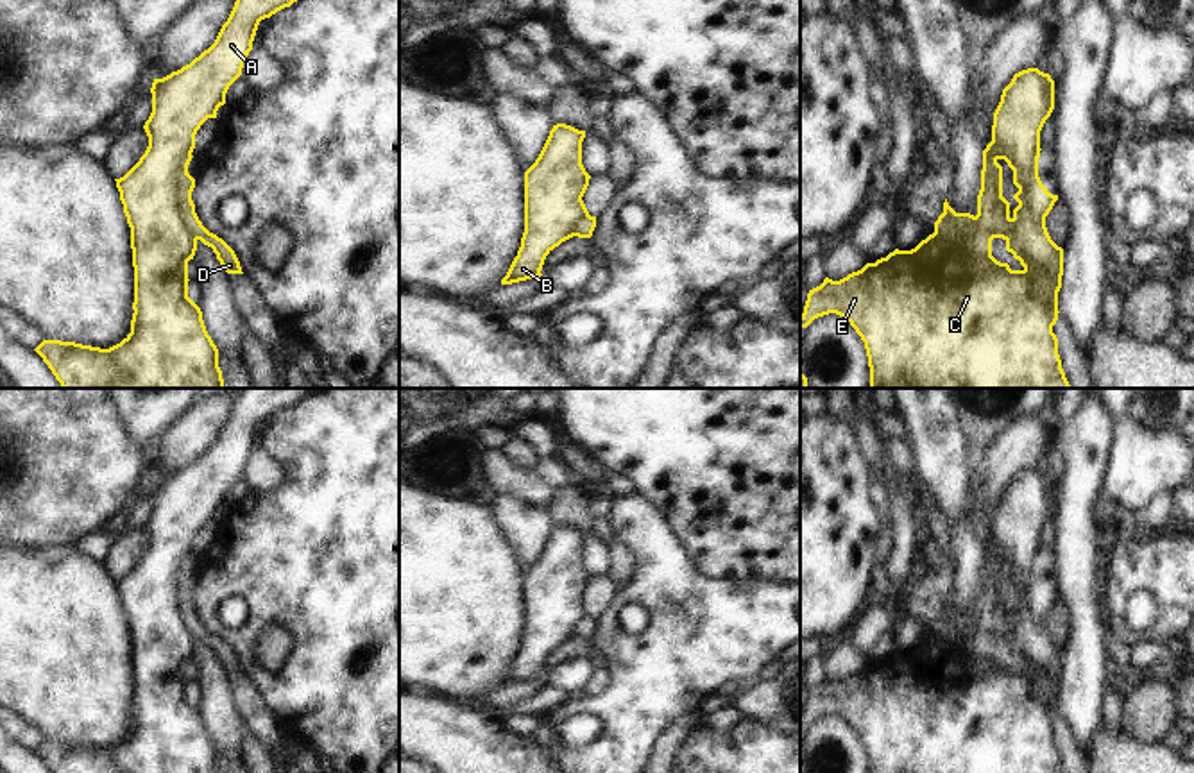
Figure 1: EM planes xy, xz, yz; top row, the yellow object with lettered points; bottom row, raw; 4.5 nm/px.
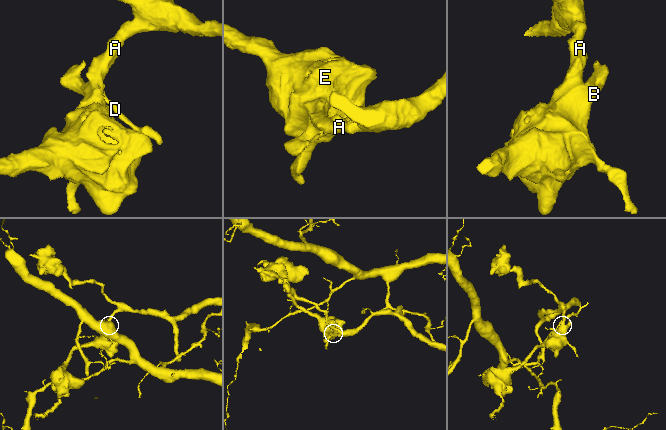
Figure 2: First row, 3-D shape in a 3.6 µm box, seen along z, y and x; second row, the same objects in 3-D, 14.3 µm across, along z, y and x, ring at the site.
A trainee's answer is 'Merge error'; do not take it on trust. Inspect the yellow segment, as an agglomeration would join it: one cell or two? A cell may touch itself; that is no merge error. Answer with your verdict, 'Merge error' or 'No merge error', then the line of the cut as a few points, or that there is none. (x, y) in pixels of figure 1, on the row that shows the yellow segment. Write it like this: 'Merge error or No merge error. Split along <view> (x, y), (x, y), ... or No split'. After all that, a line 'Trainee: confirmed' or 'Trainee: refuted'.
Merge error. Split along xy (187, 172), (181, 178), (181, 212), (197, 238).
Trainee: confirmed

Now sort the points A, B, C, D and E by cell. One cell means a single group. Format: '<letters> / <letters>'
A B C E / D

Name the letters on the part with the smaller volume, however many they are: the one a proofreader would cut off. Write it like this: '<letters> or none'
D

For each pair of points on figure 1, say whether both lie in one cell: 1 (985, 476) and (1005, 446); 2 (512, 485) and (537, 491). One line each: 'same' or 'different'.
1: same
2: same

